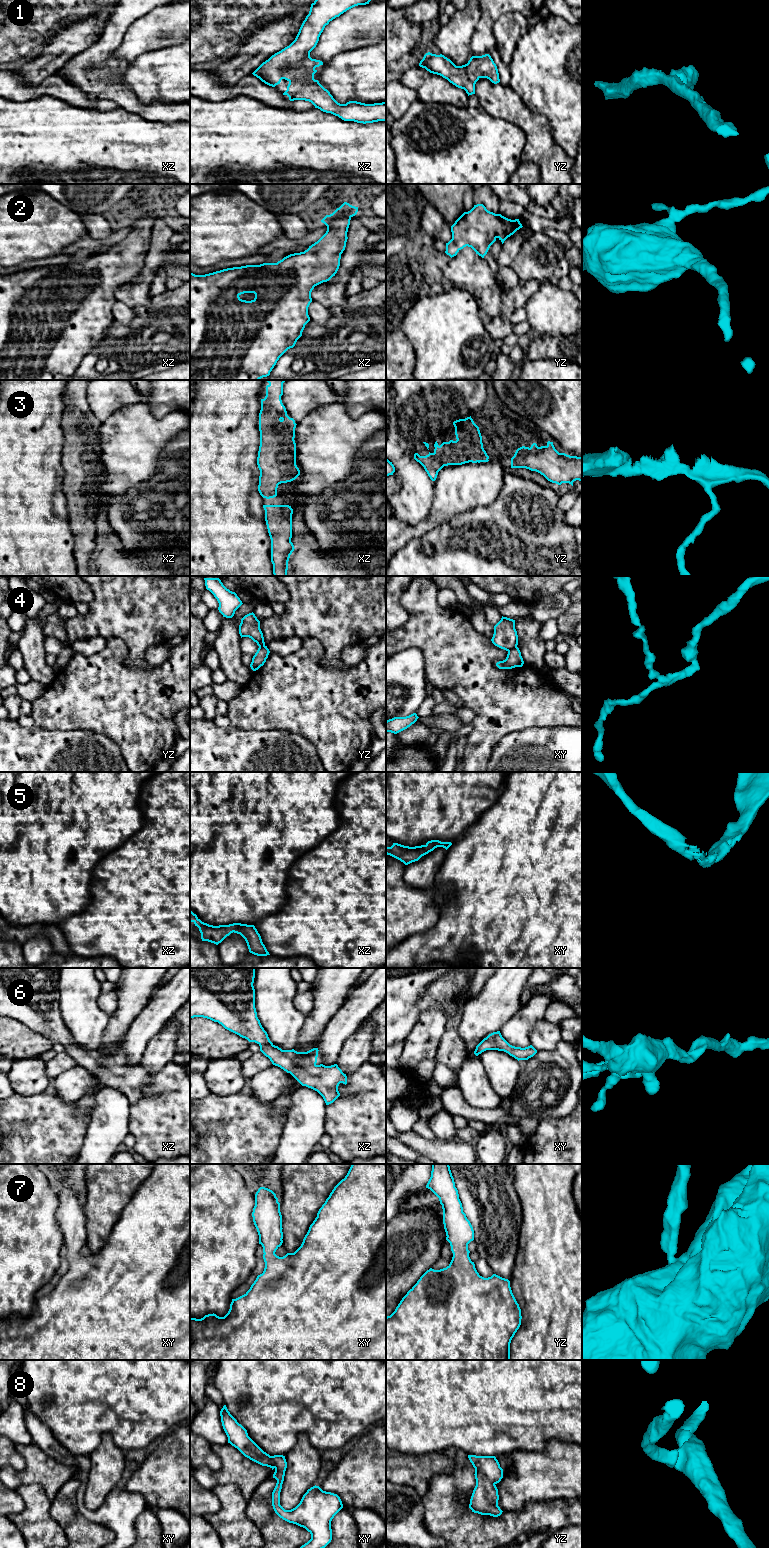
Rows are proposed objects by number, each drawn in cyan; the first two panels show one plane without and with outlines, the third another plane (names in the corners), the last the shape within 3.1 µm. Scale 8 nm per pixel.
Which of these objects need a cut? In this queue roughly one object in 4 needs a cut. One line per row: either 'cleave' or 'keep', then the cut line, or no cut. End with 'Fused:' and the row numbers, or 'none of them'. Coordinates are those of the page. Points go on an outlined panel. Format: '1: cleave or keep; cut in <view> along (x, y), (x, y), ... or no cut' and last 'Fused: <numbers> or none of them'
1: keep; no cut
2: keep; no cut
3: keep; no cut
4: cleave; cut in xy along (516, 646), (508, 651)
5: keep; no cut
6: keep; no cut
7: keep; no cut
8: keep; no cut
Fused: 4

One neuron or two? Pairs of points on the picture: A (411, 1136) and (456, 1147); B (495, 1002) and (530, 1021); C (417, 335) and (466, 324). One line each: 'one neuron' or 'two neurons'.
A: one neuron
B: two neurons
C: one neuron

